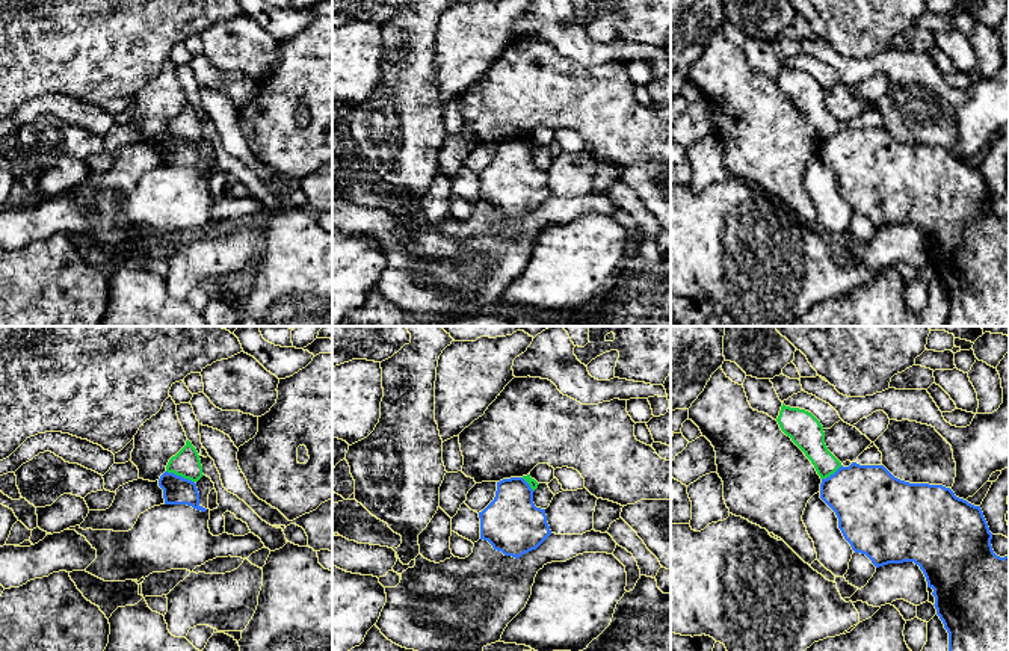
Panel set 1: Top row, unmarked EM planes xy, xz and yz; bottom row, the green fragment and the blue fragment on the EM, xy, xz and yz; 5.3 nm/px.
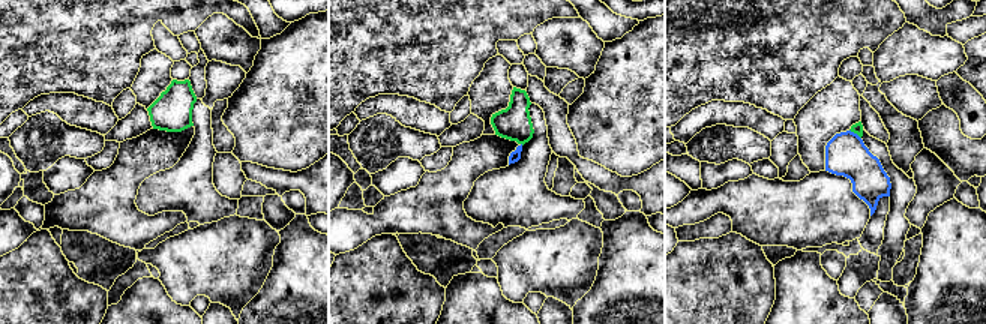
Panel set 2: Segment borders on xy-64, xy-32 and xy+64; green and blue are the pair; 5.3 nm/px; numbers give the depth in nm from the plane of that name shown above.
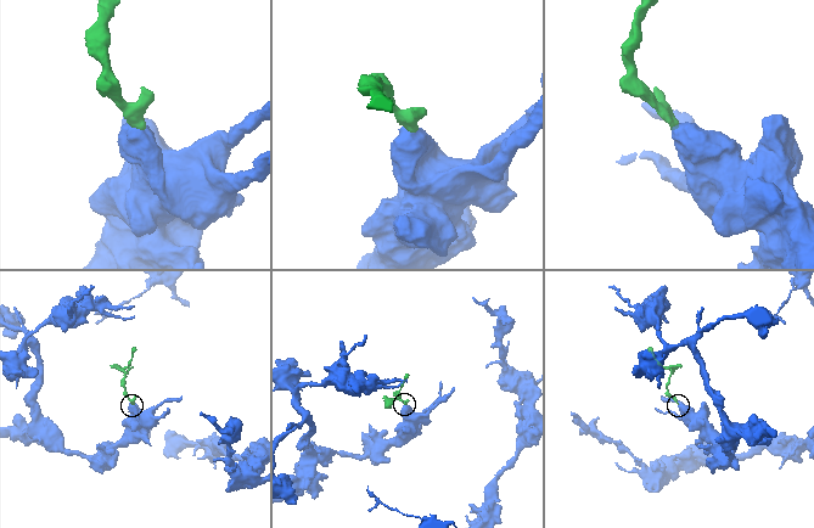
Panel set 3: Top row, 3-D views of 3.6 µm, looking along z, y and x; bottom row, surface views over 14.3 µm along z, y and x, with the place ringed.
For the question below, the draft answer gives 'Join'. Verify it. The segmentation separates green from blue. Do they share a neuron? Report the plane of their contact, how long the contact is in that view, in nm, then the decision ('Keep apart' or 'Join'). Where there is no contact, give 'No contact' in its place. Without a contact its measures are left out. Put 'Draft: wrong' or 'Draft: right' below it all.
Touches green in xy. Shared border 170 nm. Keep apart
Draft: wrong

